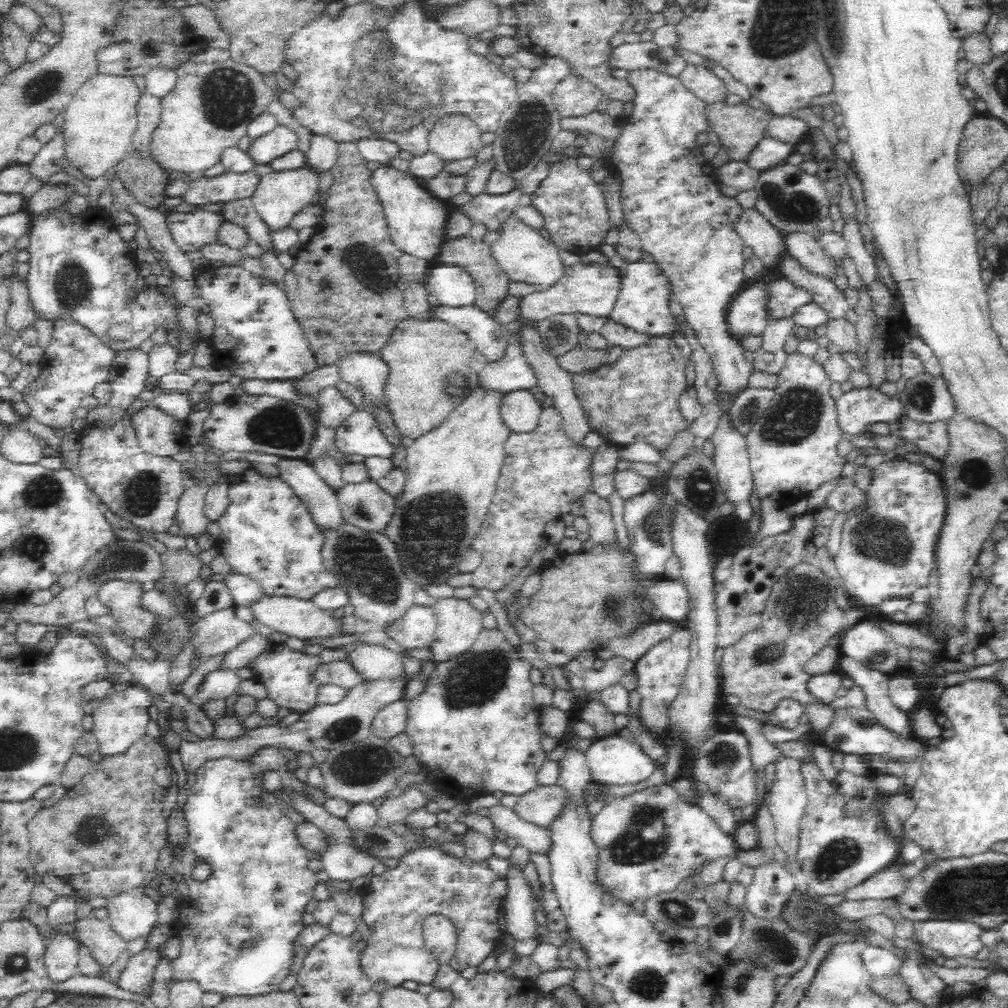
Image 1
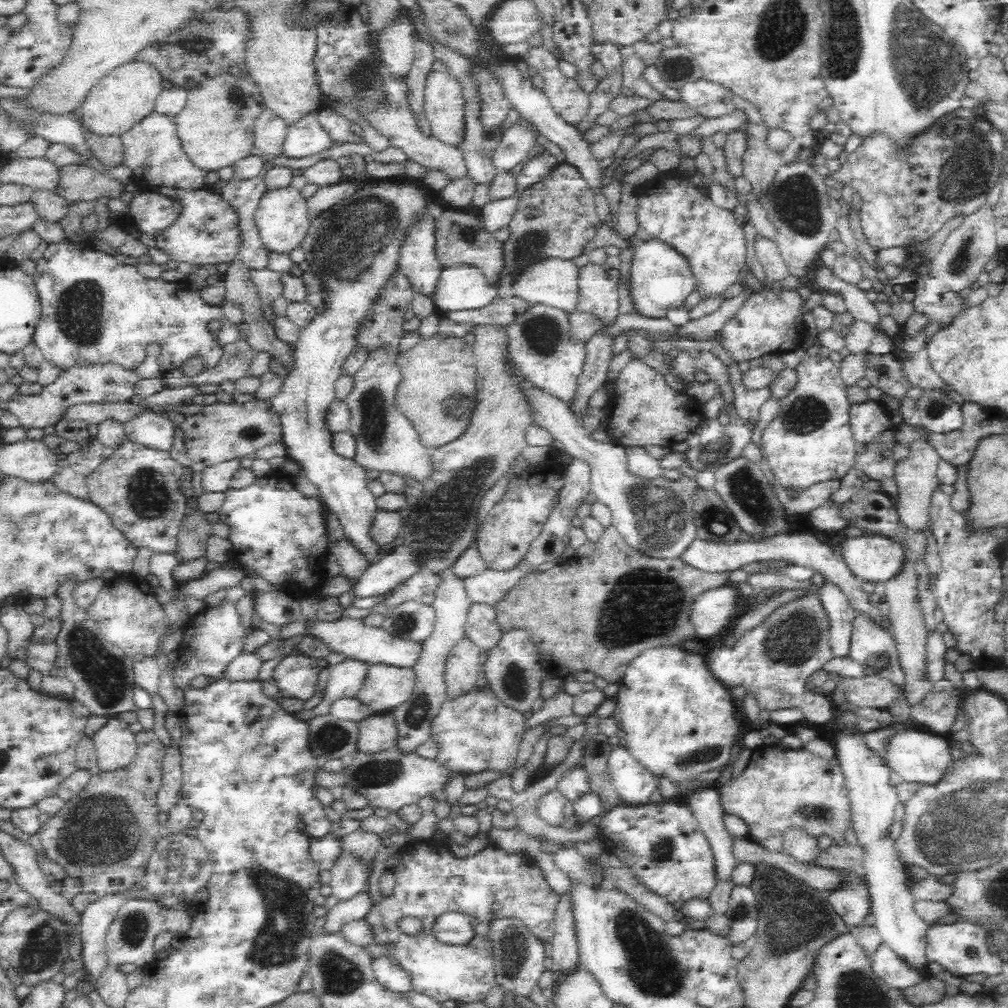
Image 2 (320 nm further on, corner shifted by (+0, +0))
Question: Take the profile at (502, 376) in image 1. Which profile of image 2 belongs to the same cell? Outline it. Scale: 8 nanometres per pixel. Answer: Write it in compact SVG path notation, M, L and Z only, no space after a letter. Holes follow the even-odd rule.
M531 304L530 310L526 310L505 327L506 332L506 349L508 357L513 360L516 367L528 378L537 388L556 395L564 403L570 406L574 400L574 392L578 378L582 372L586 356L586 344L576 341L570 341L569 322L567 312L544 304Z

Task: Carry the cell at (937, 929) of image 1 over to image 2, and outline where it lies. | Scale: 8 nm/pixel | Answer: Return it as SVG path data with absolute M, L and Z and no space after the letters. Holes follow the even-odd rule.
M958 920L946 924L930 924L927 930L926 957L936 962L948 973L962 977L974 974L1001 976L1004 963L994 954L989 942L989 932L973 922Z

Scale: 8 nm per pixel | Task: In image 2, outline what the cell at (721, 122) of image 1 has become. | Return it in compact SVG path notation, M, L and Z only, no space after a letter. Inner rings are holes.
M747 122L747 149L742 155L743 176L751 183L756 196L771 183L782 164L780 153L768 149L769 131L764 123Z

